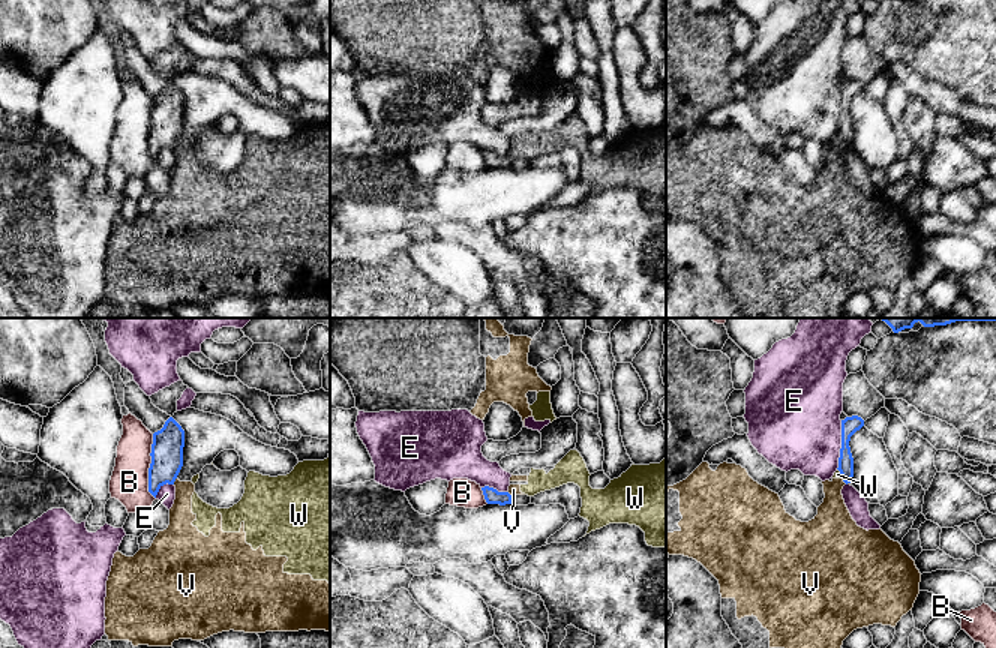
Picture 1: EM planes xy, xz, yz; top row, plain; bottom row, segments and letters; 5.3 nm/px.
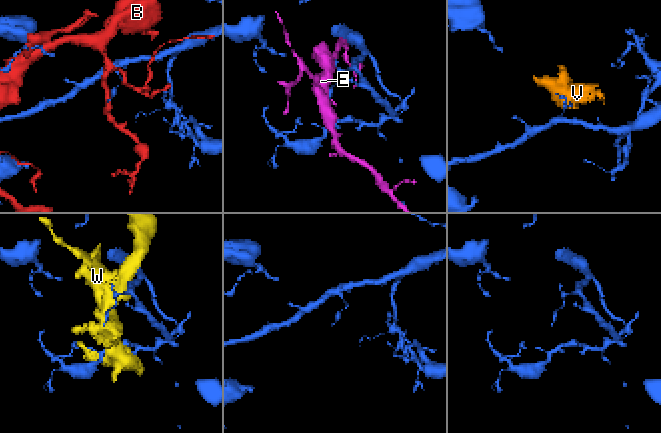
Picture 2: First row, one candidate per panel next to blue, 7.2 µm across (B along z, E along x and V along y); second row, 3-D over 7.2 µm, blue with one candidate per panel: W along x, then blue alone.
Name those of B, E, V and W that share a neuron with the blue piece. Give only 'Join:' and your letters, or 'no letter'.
Join: no letter

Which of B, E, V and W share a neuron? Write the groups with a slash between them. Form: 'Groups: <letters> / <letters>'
Groups: B / E / V W

